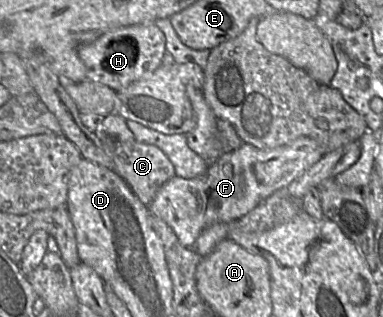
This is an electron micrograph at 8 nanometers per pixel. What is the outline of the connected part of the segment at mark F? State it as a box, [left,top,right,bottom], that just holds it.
[148,137,326,247]

